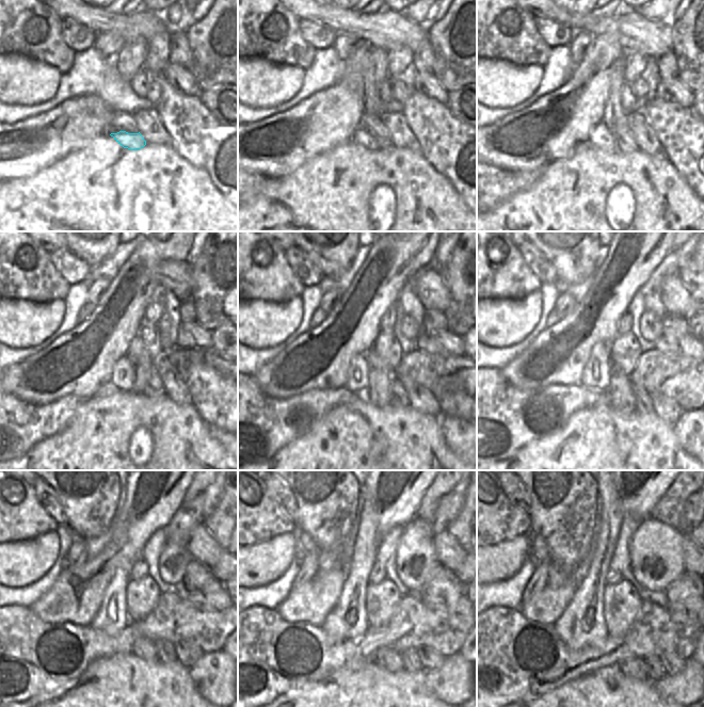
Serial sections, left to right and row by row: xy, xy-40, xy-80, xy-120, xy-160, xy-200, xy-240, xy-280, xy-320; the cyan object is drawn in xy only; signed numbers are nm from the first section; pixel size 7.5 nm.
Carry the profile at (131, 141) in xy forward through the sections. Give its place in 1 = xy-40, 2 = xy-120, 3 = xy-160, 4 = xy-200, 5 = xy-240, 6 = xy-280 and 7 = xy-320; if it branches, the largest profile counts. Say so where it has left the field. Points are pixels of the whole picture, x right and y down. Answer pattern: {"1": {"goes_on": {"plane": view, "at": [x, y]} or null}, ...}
{"1": {"goes_on": {"plane": "xy-40", "at": [361, 137]}}, "2": {"goes_on": {"plane": "xy-120", "at": [122, 379]}}, "3": {"goes_on": {"plane": "xy-160", "at": [357, 378]}}, "4": {"goes_on": {"plane": "xy-200", "at": [595, 375]}}, "5": {"goes_on": {"plane": "xy-240", "at": [111, 619]}}, "6": {"goes_on": {"plane": "xy-280", "at": [348, 620]}}, "7": {"goes_on": {"plane": "xy-320", "at": [582, 623]}}}

